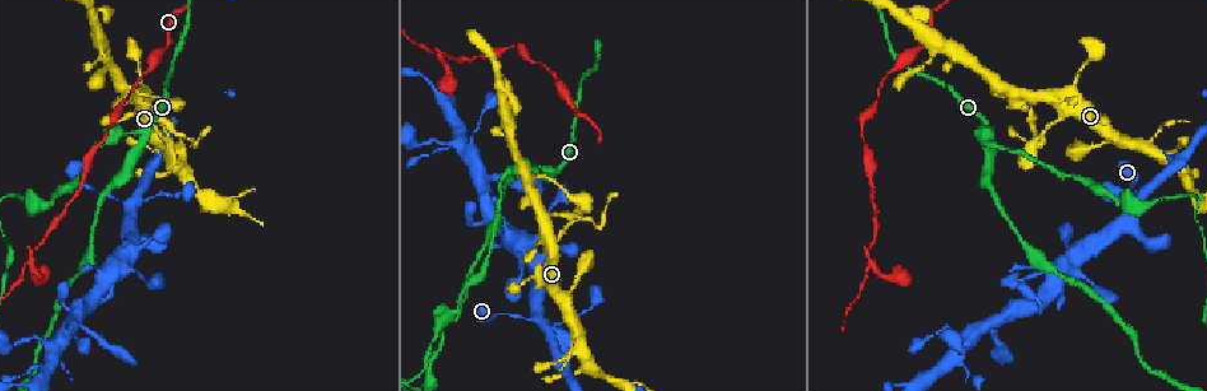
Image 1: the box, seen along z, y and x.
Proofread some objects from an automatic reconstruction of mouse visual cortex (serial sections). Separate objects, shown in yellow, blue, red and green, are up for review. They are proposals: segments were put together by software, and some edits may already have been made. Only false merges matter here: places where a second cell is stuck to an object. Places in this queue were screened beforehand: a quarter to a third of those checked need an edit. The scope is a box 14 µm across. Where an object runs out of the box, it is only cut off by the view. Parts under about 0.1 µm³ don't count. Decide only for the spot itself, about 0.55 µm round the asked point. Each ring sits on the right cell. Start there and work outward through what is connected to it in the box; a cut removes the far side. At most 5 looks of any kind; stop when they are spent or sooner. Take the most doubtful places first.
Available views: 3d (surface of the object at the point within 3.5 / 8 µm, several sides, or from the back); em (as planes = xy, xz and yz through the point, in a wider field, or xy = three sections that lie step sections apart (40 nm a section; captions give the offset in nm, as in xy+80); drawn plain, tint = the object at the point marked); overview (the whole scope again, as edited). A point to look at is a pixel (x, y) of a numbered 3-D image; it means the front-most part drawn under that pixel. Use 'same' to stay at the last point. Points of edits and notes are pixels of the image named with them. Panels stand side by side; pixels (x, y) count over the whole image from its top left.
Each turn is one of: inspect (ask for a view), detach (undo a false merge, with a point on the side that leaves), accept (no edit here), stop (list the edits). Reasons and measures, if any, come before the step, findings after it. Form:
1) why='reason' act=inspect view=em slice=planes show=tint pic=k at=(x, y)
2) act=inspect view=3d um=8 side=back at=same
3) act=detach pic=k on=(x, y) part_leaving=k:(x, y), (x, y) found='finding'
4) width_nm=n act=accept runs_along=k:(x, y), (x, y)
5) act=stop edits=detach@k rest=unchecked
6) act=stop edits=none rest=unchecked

why='two arms in line, one across' act=inspect view=3d um=3.5 pic=1 at=(437, 54)

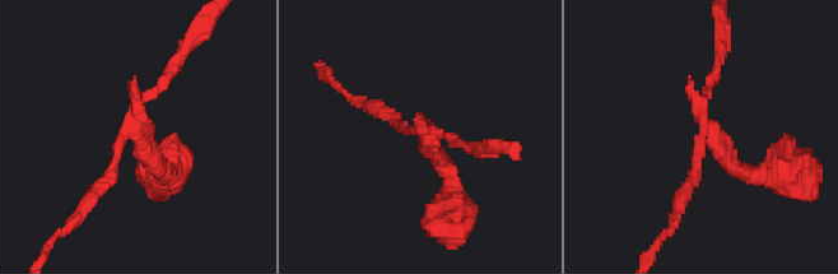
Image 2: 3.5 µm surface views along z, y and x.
arms=3 arm_widths_nm=150,150,200 why='now the EM' act=inspect view=em slice=xy step=5 show=tint pic=2 at=(128, 118)

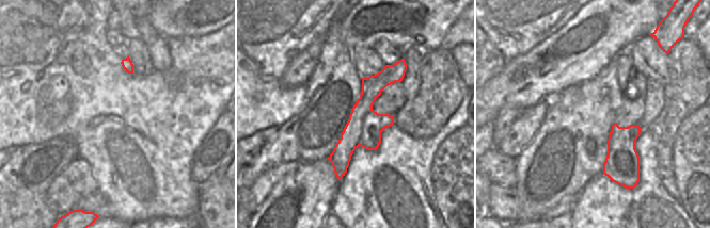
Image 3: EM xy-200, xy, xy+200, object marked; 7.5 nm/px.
act=detach pic=2 on=(736, 167) part_leaving=2:(710, 131), (745, 175), (797, 182) found='a second cell is stuck on'

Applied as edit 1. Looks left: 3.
act=inspect view=overview

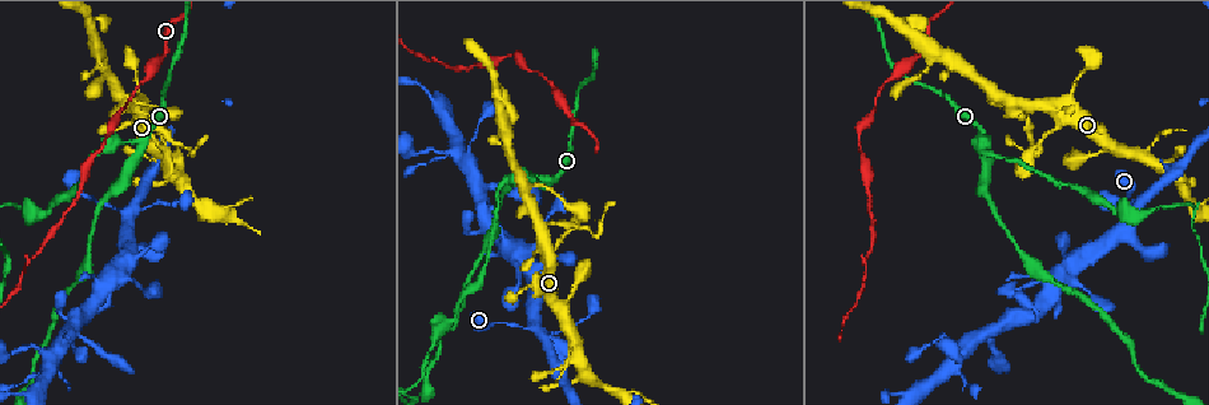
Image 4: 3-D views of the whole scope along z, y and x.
why='sudden change in width' act=inspect view=em slice=xy step=1 show=tint pic=4 at=(1034, 106)

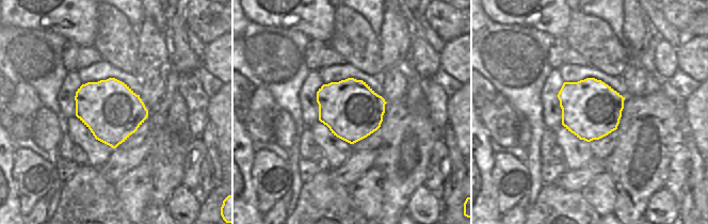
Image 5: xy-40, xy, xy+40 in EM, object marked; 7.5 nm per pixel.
why='wider look' act=inspect view=3d um=3.5 at=same

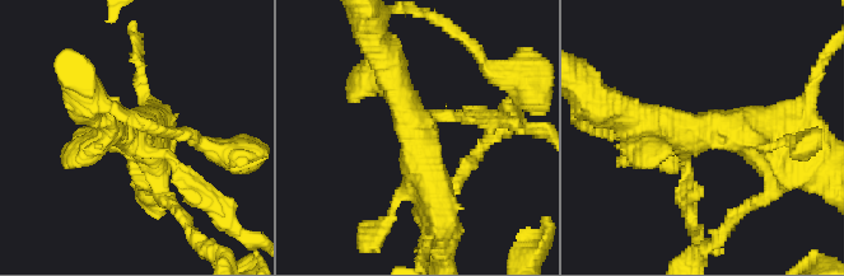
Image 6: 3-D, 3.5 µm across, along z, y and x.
arm_widths_nm=150,400,500 act=accept runs_along=6:(436, 205), (385, 59) found='continuous, no second cell'

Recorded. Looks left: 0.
act=stop edits=detach@2 rest=unchecked

